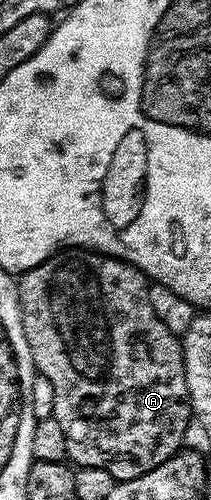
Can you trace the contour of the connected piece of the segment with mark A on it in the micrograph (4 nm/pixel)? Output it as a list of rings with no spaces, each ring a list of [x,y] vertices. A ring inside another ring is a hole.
[[[64,250],[50,256],[41,266],[33,266],[28,272],[22,273],[18,277],[17,287],[23,333],[29,342],[36,373],[49,378],[49,386],[53,386],[53,415],[57,422],[61,422],[61,430],[65,434],[67,460],[72,465],[80,468],[97,466],[101,470],[109,470],[109,474],[113,474],[116,482],[132,480],[161,466],[184,447],[183,439],[187,436],[187,427],[192,427],[193,413],[189,390],[185,382],[183,346],[180,337],[175,336],[169,330],[169,326],[165,326],[165,322],[161,322],[161,318],[157,318],[157,313],[153,311],[153,306],[149,303],[149,290],[151,289],[149,277],[140,268],[126,264],[124,260],[118,260],[115,256],[105,256],[101,252]]]

